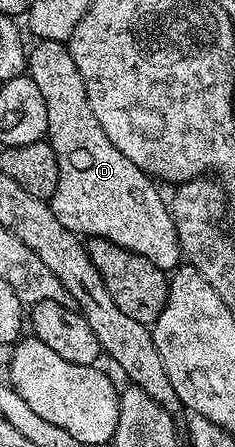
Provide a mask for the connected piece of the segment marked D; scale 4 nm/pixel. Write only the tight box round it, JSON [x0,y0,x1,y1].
[26,40,182,271]

